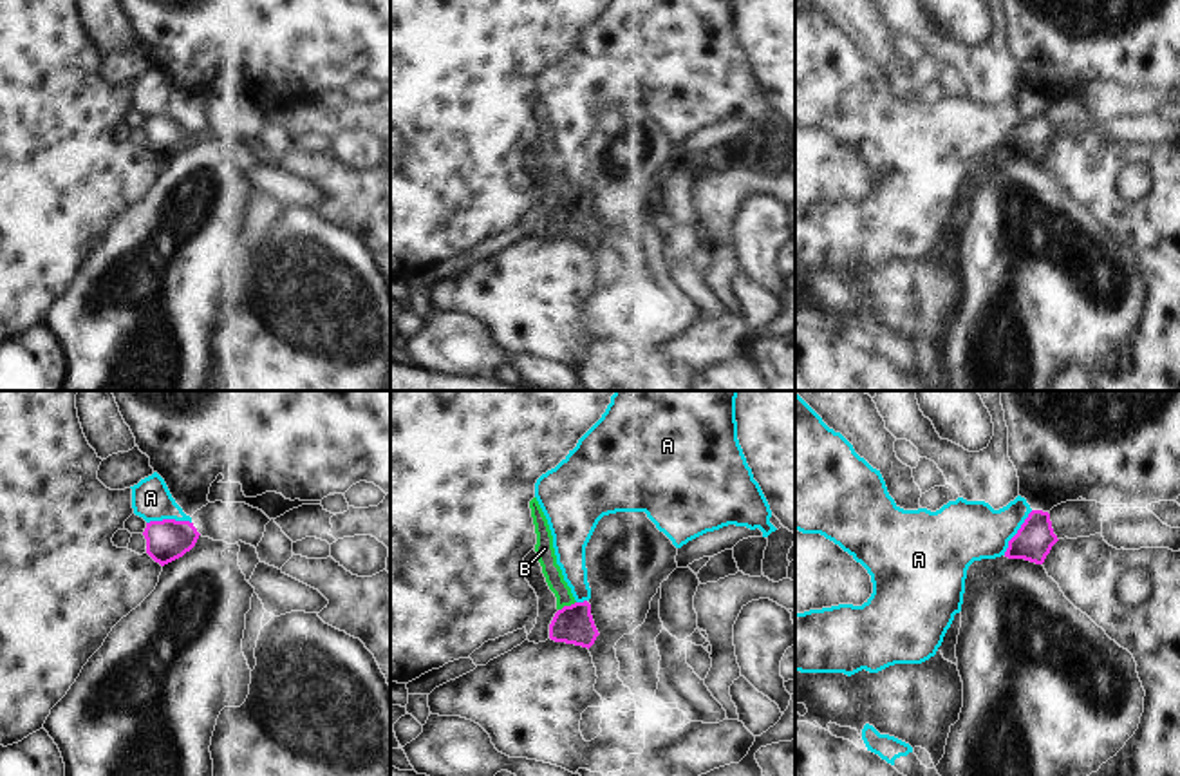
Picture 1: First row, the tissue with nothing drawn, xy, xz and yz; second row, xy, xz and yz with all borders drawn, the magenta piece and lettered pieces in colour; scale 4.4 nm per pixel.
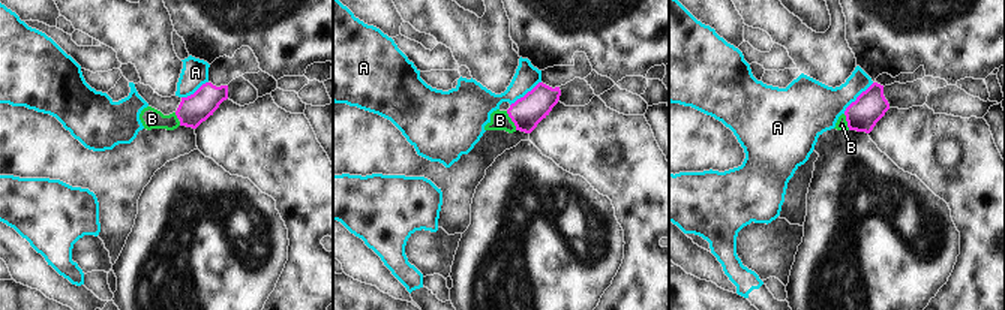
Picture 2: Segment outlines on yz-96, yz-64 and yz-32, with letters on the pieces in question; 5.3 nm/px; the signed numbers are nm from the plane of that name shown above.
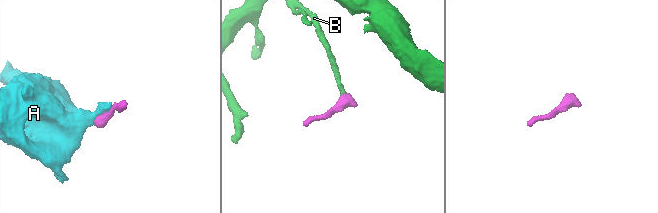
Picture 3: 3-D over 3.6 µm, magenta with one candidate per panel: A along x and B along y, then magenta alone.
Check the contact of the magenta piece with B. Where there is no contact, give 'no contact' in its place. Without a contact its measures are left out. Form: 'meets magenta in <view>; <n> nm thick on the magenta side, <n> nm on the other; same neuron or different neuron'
meets magenta in xz; 180 nm thick on the magenta side, 80 nm on the other; same neuron

